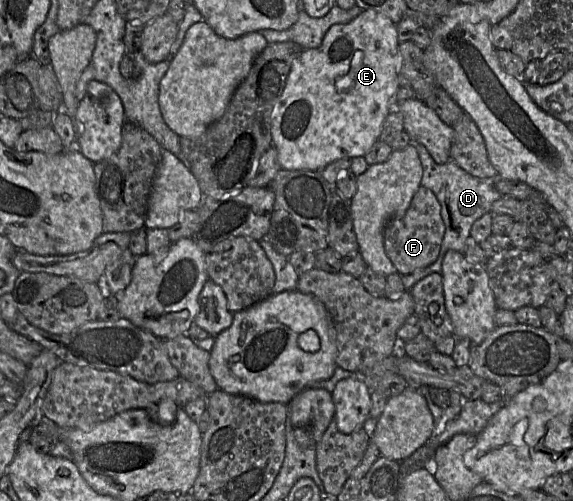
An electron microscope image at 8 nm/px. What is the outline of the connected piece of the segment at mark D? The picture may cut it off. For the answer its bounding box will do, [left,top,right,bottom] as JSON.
[409,140,502,254]

